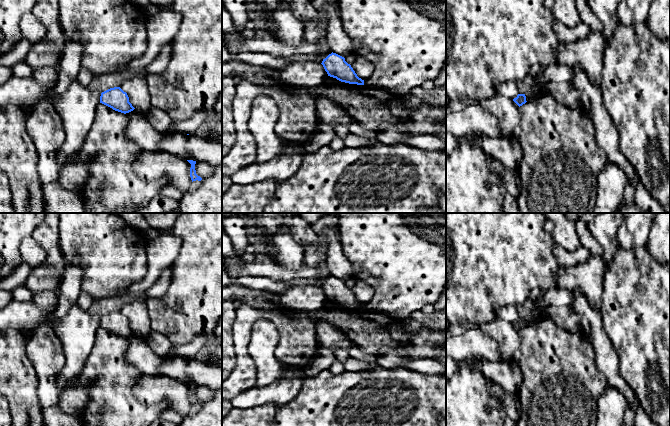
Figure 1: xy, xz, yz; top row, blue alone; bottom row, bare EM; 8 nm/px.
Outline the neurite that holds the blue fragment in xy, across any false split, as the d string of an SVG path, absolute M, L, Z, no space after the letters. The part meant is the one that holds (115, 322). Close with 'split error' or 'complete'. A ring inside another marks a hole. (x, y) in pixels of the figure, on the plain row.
M120 311L110 312L101 317L100 327L121 337L129 337L135 332L129 326L129 321Z; complete

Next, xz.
M331 277L321 287L328 300L349 308L364 309L364 304L359 302L345 282Z; complete

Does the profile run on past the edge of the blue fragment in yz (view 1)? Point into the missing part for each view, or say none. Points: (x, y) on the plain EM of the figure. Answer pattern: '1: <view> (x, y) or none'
1: none

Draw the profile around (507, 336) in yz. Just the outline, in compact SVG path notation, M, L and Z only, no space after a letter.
M498 318L491 323L482 323L480 329L497 342L501 361L510 362L513 360L513 353L521 342L520 331L513 323Z

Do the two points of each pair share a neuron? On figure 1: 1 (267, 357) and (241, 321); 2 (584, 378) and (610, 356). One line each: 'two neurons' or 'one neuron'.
1: two neurons
2: two neurons

